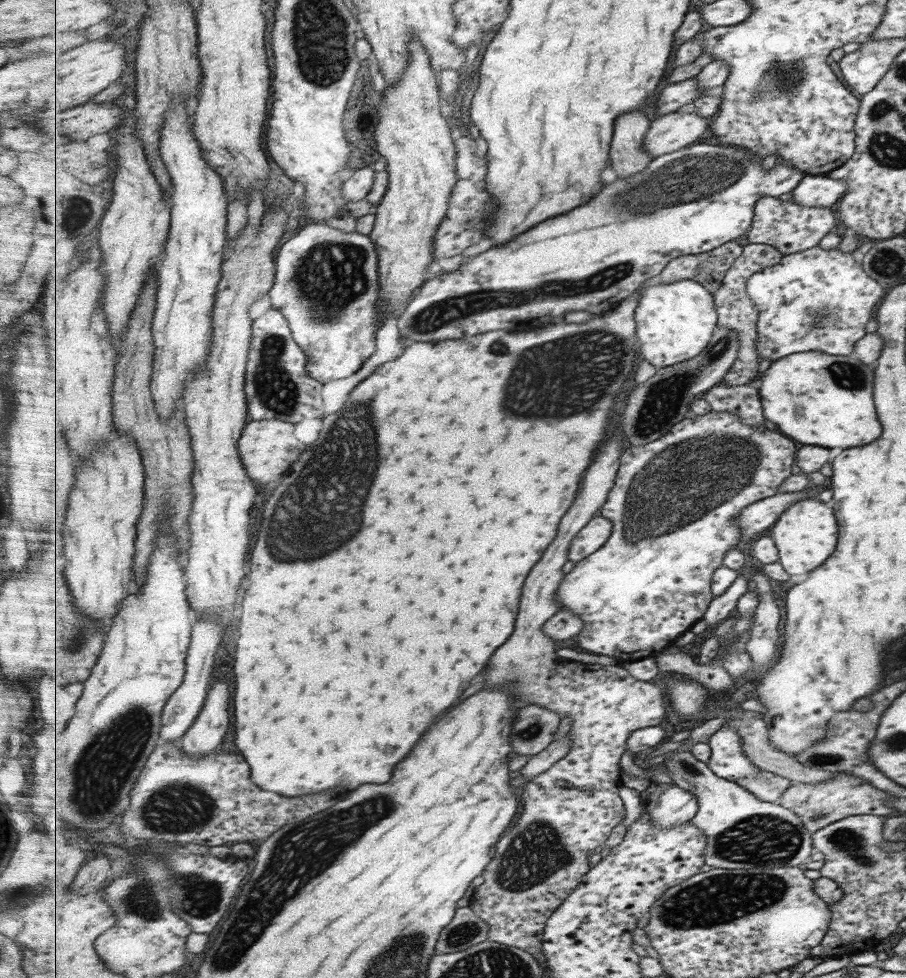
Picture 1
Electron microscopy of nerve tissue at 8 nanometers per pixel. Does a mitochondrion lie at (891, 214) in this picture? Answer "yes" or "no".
no

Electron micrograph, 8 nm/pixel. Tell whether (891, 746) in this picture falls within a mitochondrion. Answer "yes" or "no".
yes

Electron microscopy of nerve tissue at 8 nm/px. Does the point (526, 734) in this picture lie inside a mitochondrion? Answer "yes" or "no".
yes

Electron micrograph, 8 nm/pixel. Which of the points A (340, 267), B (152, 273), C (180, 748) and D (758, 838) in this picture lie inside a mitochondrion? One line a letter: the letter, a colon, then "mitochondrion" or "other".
A: mitochondrion
B: other
C: other
D: mitochondrion

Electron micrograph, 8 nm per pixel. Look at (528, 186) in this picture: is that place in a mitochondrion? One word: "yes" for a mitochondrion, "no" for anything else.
no

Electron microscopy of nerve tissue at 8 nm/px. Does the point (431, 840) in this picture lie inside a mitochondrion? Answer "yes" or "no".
no

